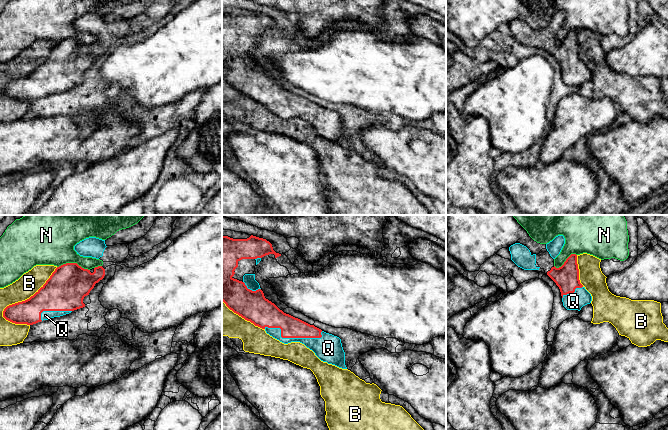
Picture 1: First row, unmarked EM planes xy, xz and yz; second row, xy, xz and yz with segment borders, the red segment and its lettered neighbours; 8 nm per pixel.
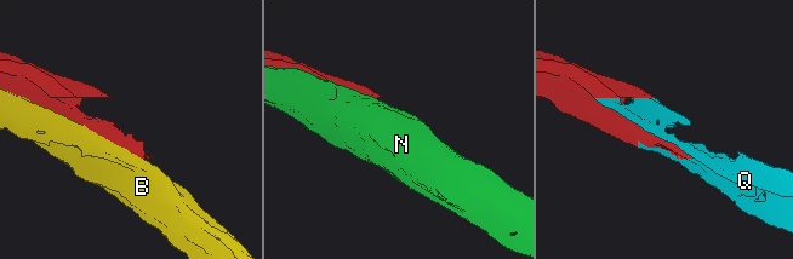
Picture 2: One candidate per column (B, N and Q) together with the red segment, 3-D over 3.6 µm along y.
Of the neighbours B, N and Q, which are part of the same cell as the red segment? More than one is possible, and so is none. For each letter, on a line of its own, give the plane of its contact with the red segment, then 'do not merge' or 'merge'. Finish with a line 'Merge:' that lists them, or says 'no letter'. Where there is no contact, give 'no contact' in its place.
B: meets red in xy; do not merge
N: meets red in xy; do not merge
Q: meets red in xz; merge
Merge: Q

